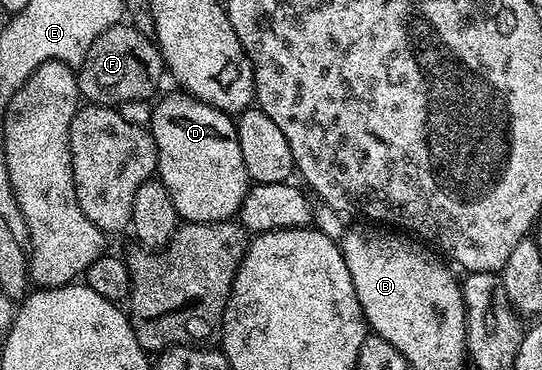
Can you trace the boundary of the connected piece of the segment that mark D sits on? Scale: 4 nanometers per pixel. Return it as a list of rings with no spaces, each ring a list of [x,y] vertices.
[[[183,90],[175,91],[152,104],[155,175],[165,184],[181,221],[219,224],[221,220],[231,220],[239,213],[250,187],[235,119]]]

